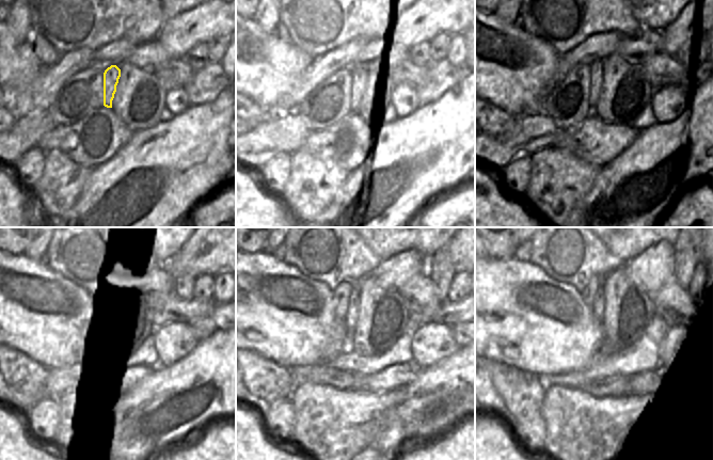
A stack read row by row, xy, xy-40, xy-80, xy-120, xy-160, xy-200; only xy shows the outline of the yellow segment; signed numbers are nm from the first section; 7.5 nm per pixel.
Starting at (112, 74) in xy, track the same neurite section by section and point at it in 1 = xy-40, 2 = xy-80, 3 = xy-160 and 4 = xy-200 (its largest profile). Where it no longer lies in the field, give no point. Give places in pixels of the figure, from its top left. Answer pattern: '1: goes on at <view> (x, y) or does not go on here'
1: goes on at xy-40 (358, 73)
2: goes on at xy-80 (596, 68)
3: goes on at xy-160 (353, 311)
4: goes on at xy-200 (597, 307)

